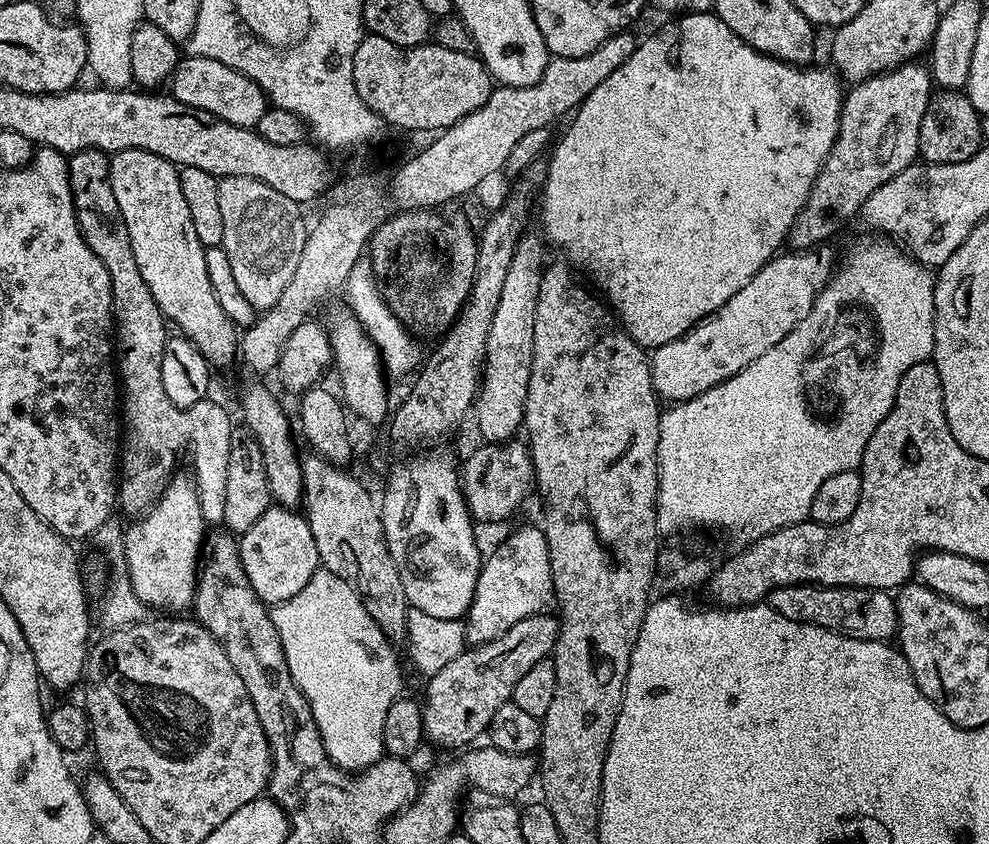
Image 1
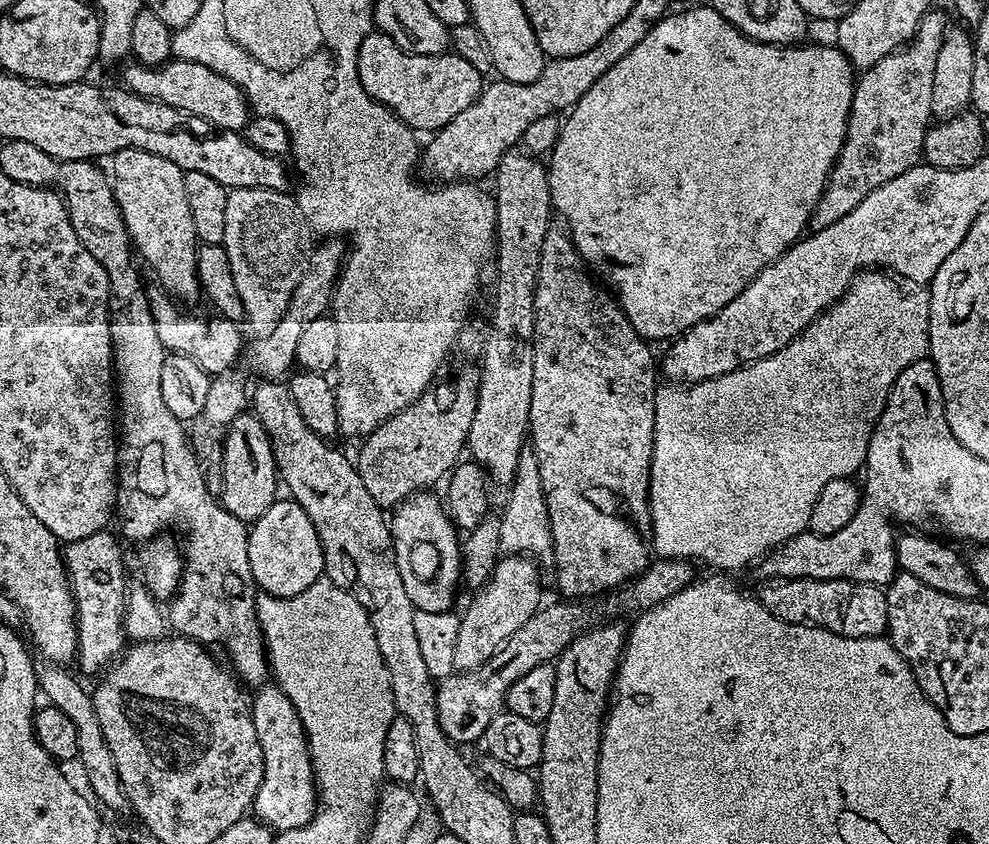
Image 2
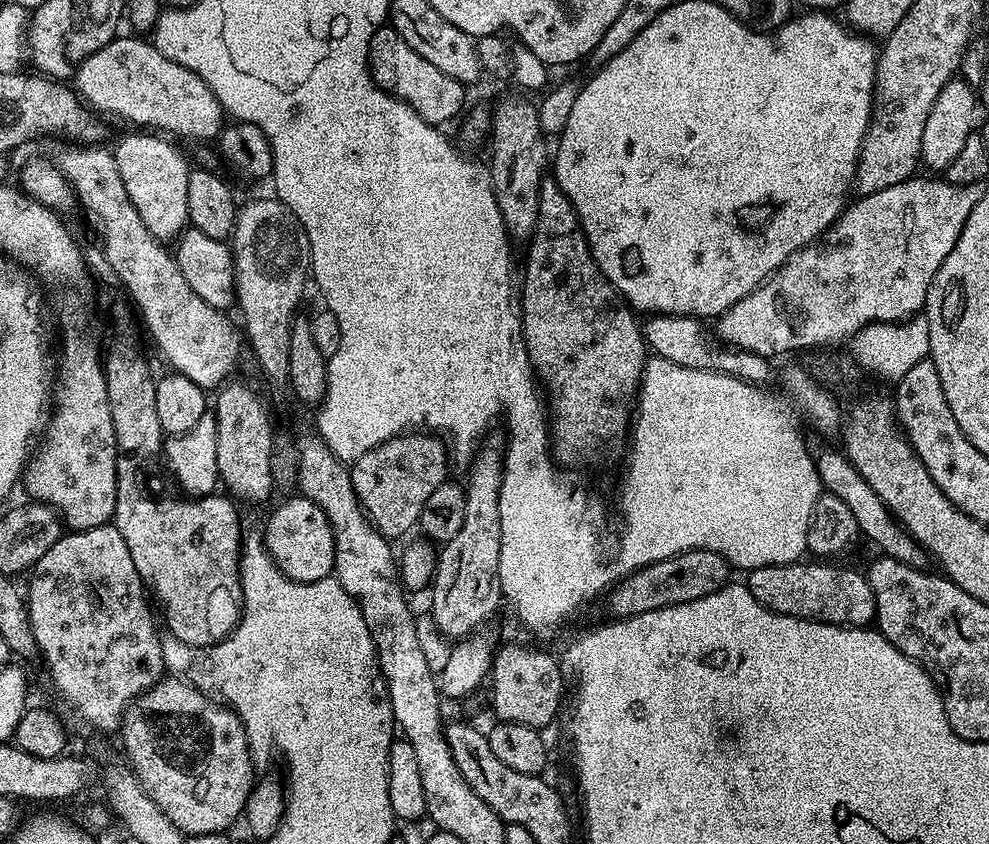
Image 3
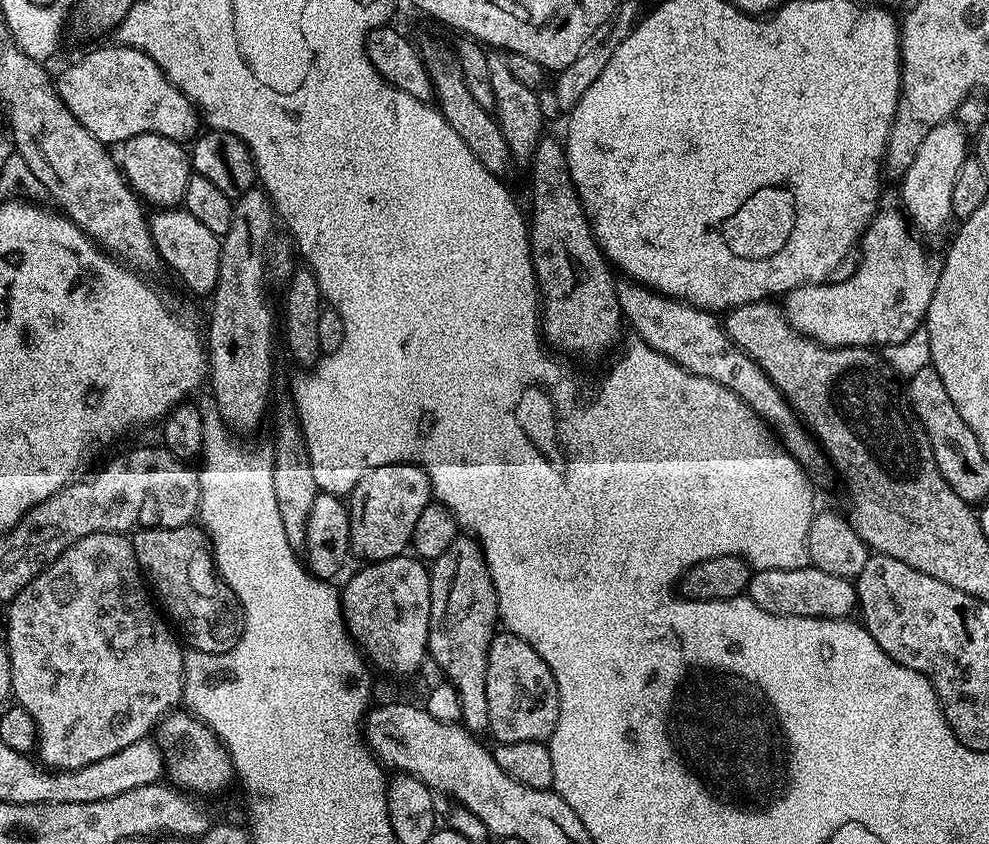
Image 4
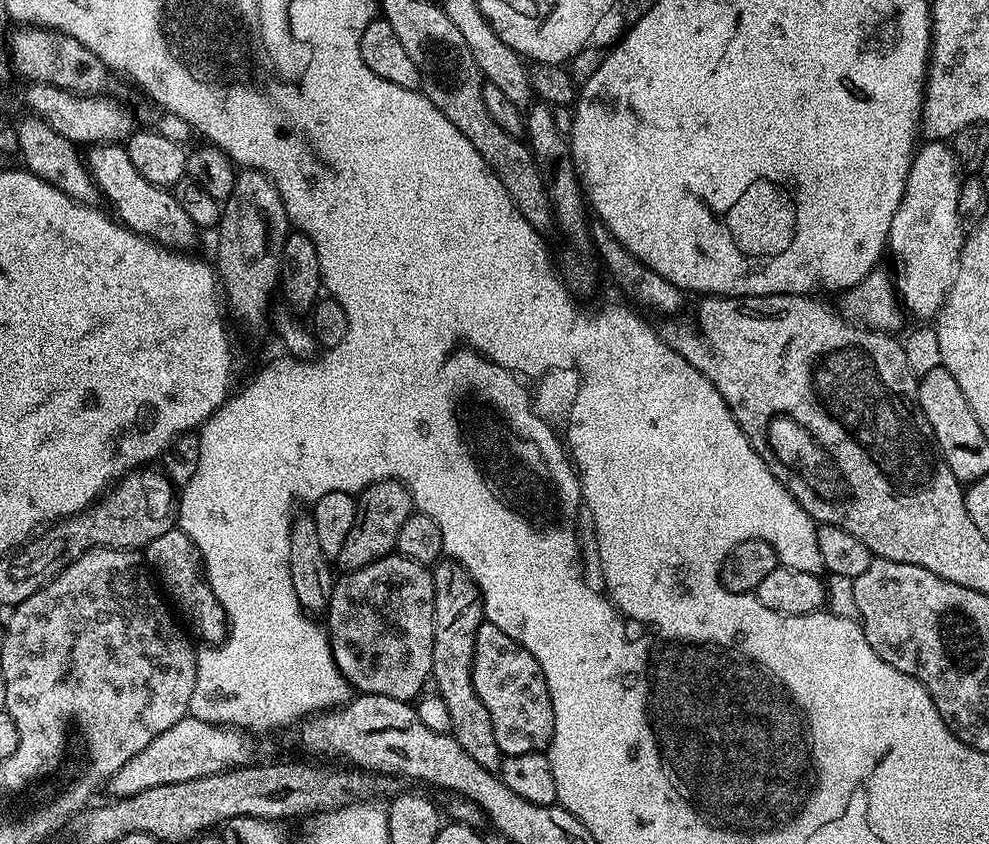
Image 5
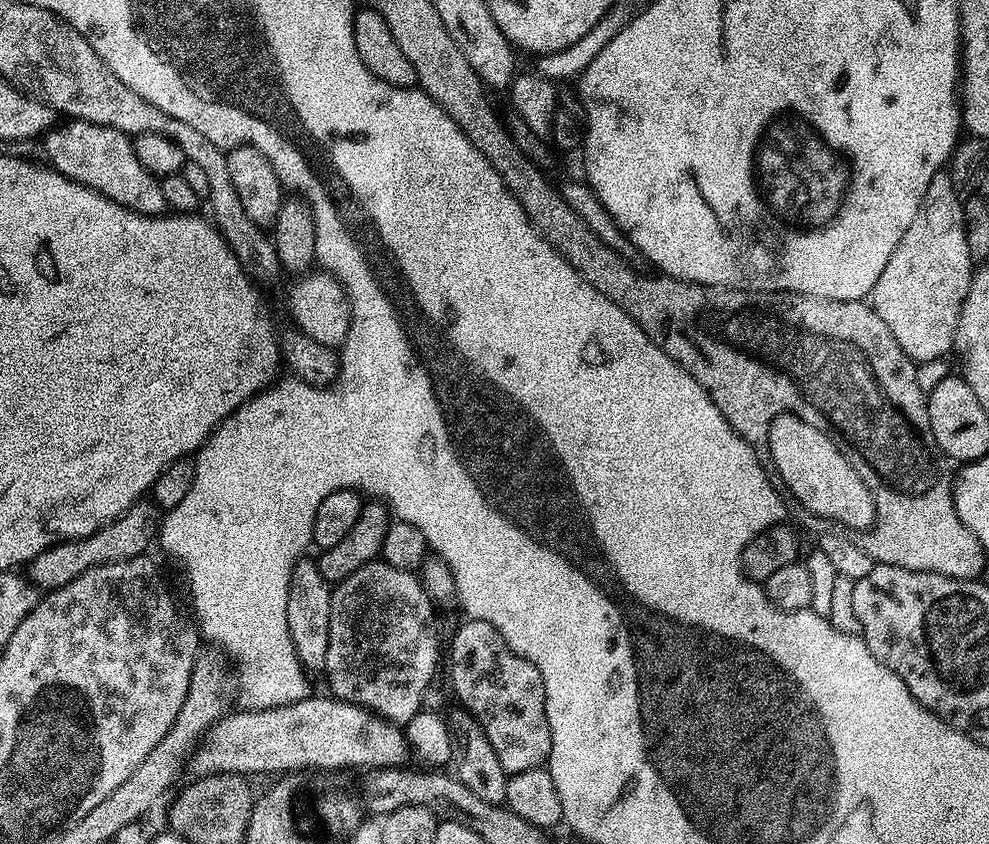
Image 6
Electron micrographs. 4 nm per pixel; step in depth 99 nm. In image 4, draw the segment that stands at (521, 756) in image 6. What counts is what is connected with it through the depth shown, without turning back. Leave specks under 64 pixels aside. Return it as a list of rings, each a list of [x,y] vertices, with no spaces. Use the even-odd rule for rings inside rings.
[[[507,630],[497,631],[488,647],[486,706],[490,706],[488,728],[493,741],[505,744],[535,740],[547,742],[552,739],[560,713],[554,674],[527,642]]]

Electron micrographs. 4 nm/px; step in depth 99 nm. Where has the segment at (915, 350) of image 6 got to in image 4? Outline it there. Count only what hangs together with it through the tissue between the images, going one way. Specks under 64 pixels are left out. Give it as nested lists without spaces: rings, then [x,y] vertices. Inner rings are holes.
[[[955,118],[944,120],[918,146],[910,170],[899,181],[900,200],[903,211],[917,233],[925,232],[932,236],[947,226],[953,219],[951,208],[951,191],[958,179],[958,172],[965,159],[970,156],[970,136]]]

